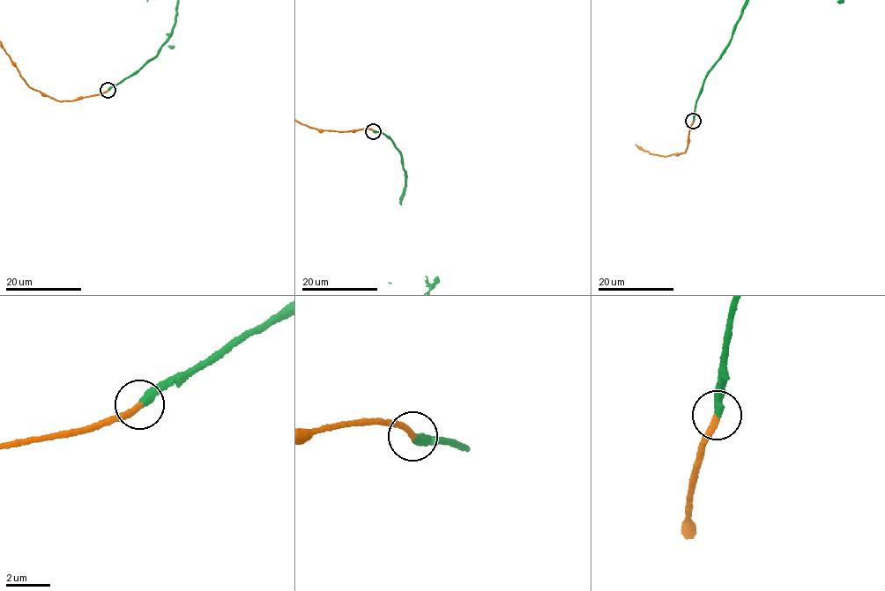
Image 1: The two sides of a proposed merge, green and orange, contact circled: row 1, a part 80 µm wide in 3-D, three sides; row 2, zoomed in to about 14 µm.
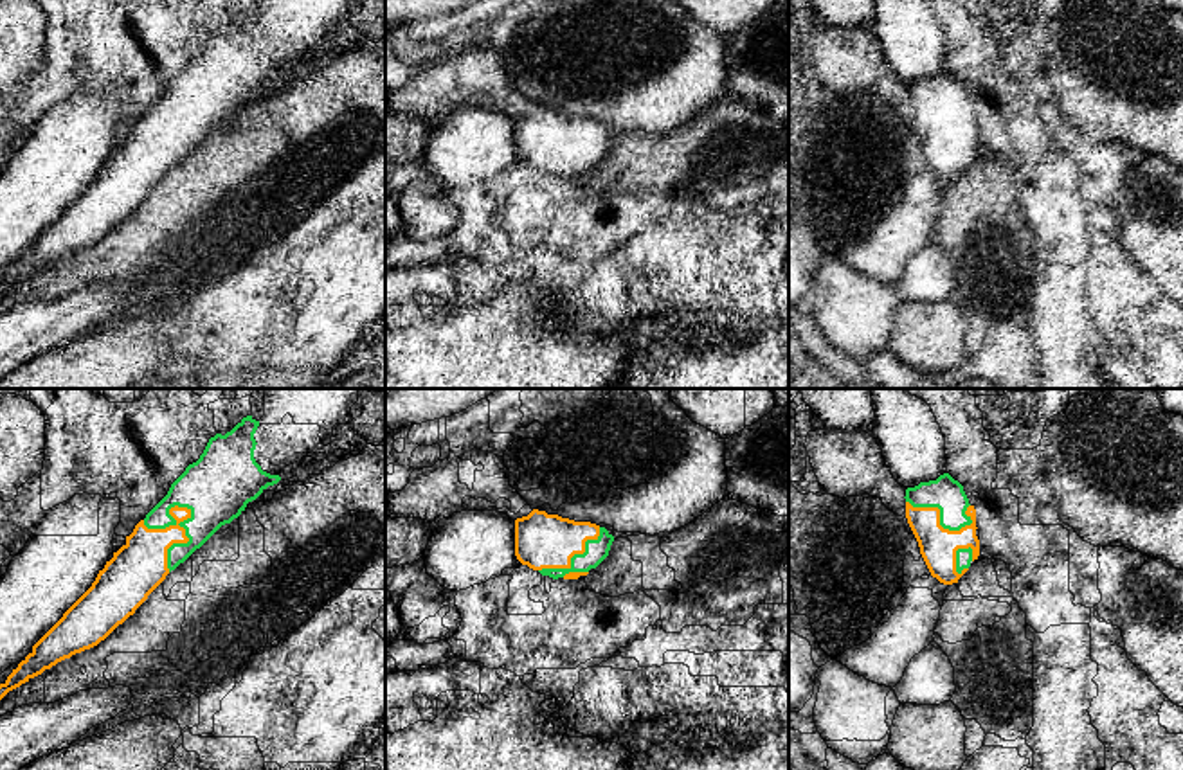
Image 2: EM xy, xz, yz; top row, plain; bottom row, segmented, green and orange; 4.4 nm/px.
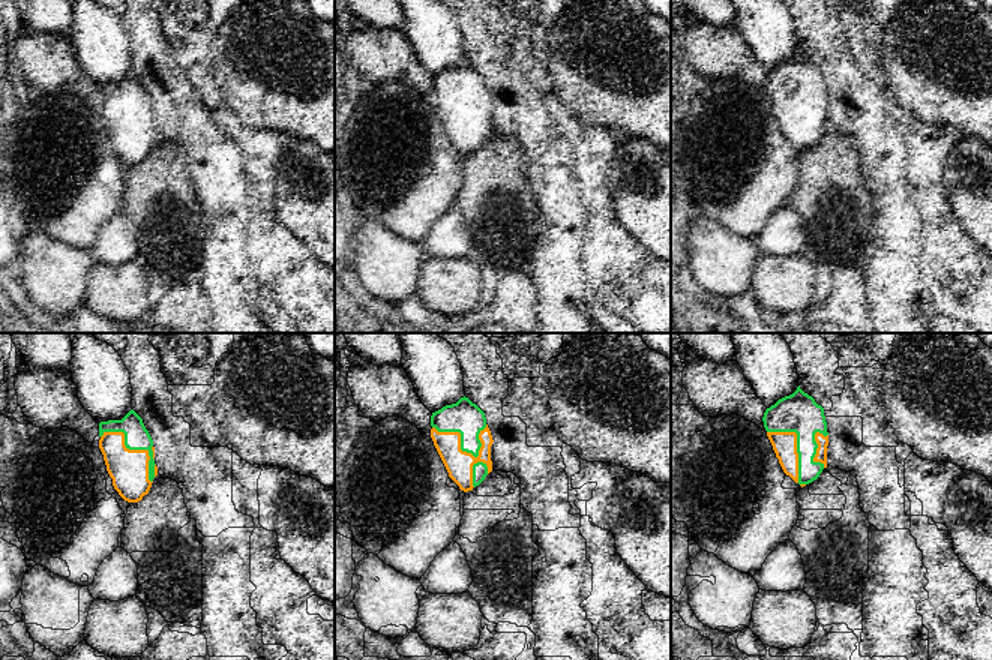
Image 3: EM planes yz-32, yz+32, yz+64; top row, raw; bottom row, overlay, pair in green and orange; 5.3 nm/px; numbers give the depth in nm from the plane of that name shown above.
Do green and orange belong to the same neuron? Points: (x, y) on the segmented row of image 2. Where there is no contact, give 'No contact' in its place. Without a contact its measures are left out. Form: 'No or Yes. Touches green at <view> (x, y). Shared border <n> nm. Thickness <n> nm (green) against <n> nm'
Yes. Touches green at xy (184, 544). Shared border 300 nm. Thickness 260 nm (green) against 240 nm

